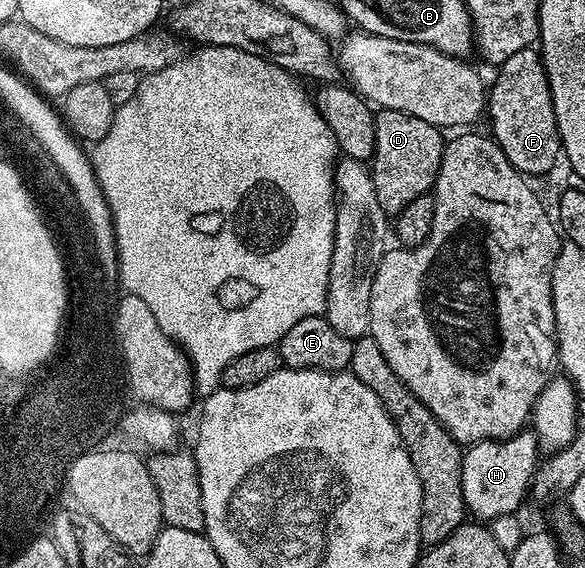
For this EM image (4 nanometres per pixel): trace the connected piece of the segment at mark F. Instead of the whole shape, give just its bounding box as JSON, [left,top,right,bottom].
[488,47,562,175]

